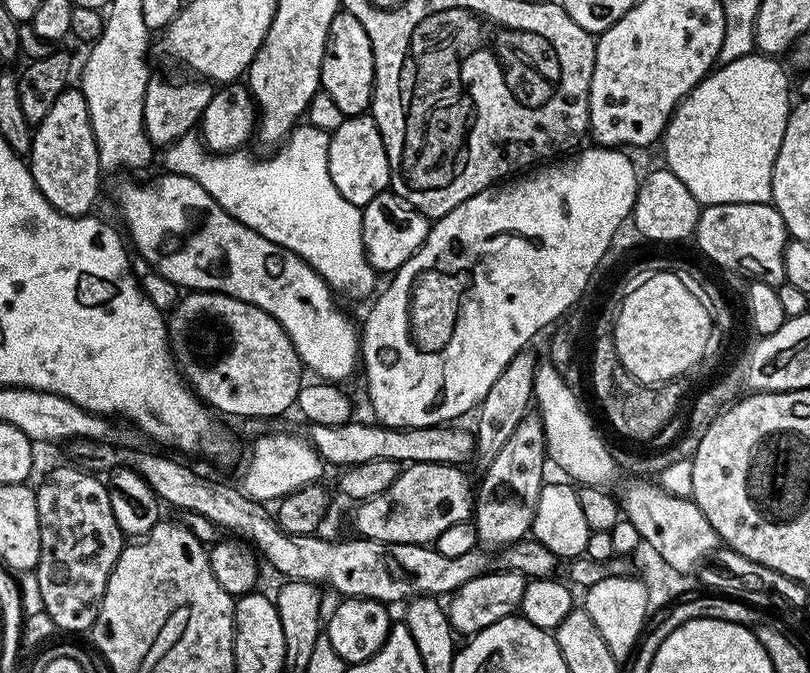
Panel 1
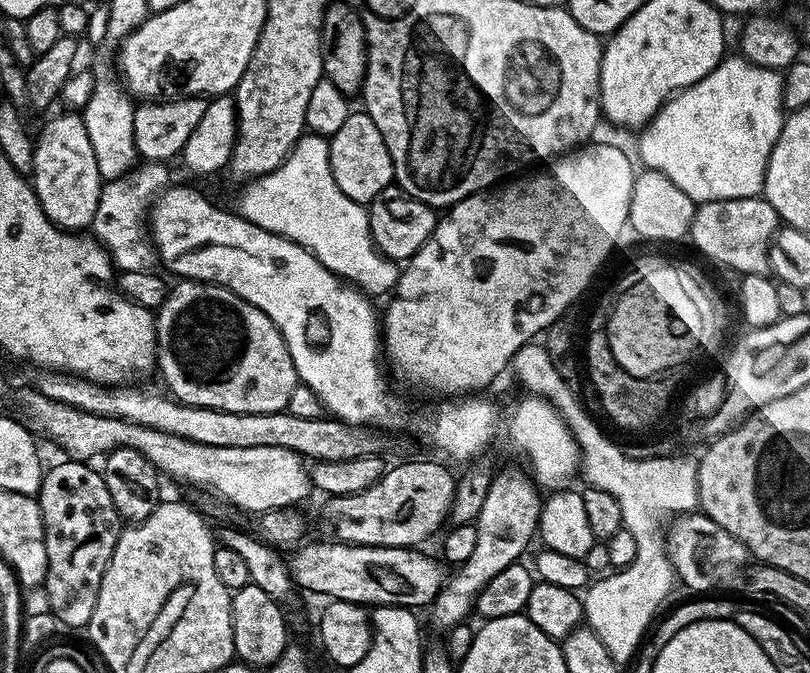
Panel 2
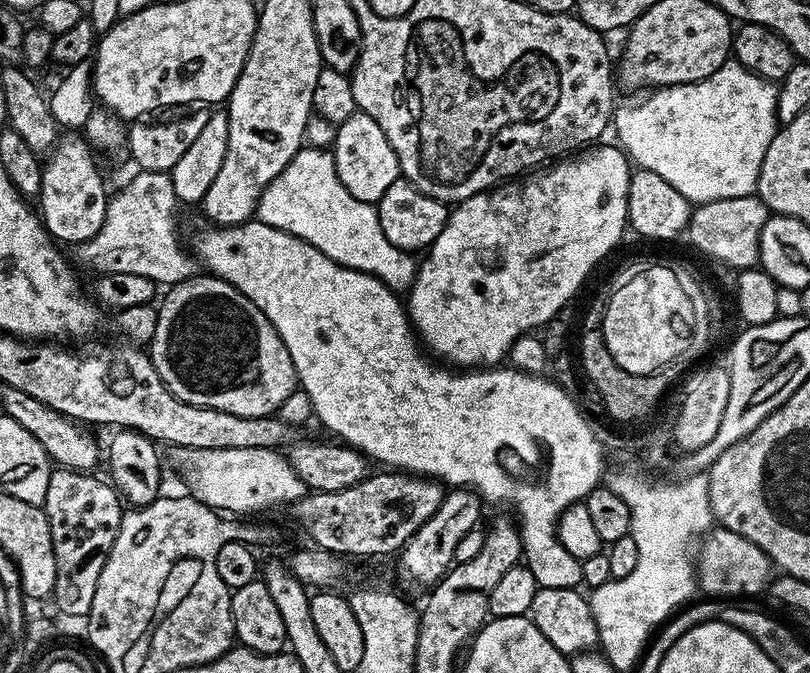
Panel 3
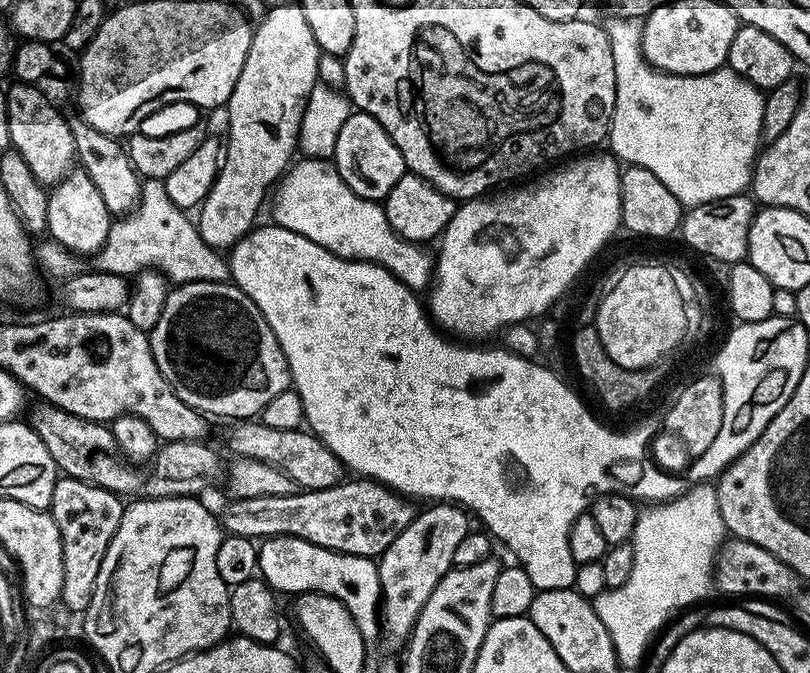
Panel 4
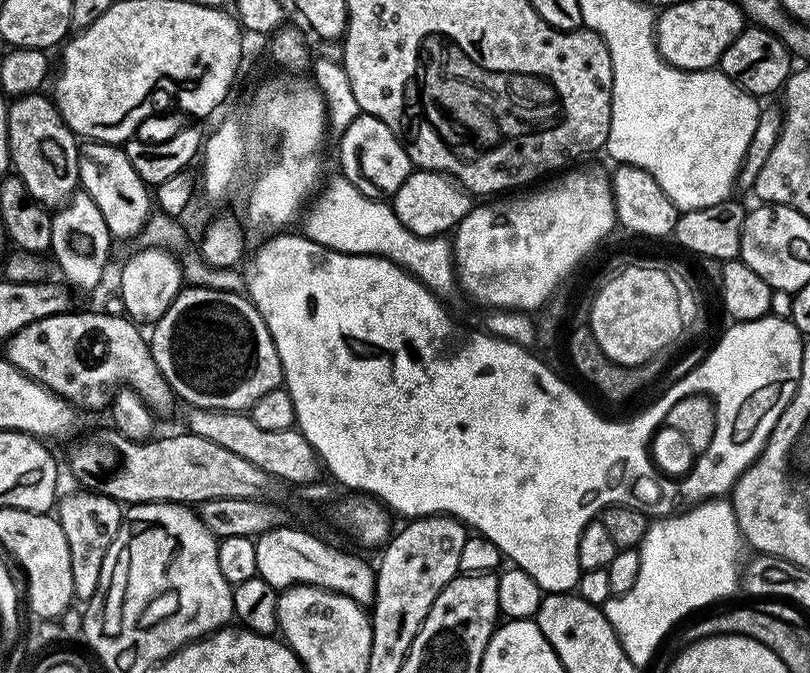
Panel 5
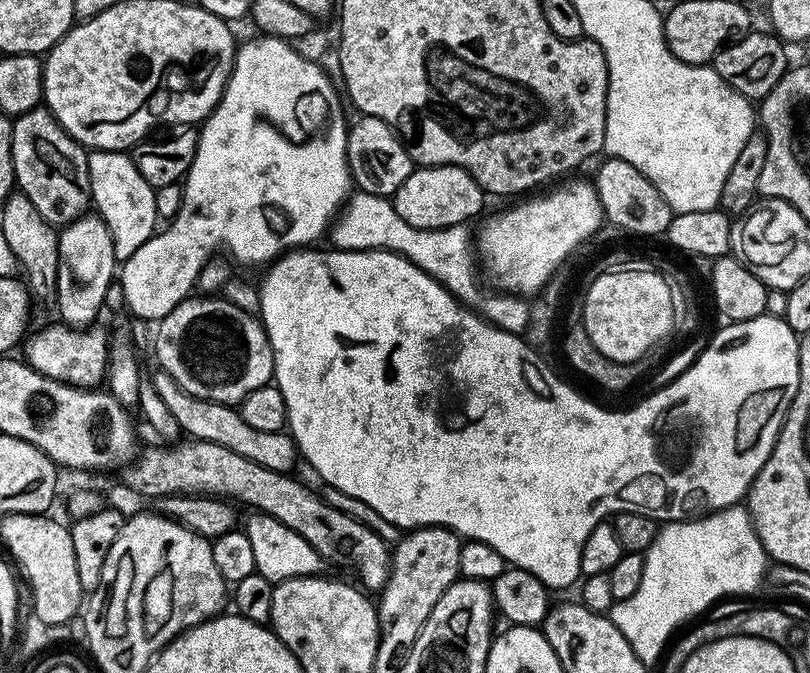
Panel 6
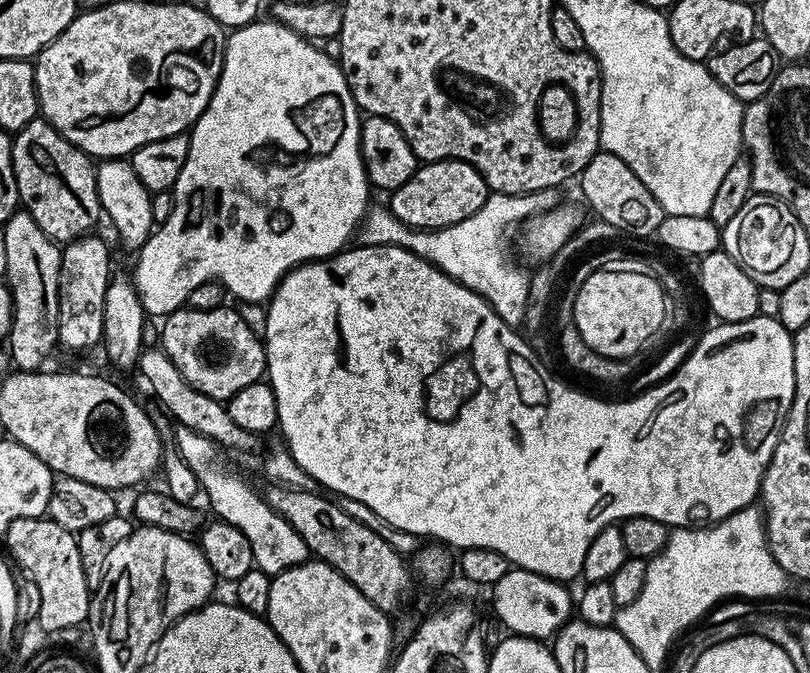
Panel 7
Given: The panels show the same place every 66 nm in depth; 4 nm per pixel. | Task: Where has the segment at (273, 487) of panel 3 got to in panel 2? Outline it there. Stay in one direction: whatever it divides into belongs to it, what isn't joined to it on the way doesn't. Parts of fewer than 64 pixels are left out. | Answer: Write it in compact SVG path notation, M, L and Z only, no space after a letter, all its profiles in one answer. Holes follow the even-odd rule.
M35 390L22 393L20 404L24 407L27 427L36 434L45 432L64 451L65 457L88 462L93 459L91 456L104 458L119 448L133 448L165 477L174 476L188 484L197 484L200 490L215 494L221 501L229 500L246 512L259 514L271 508L300 506L314 492L305 461L294 450L282 450L282 446L206 446L117 416L103 416L66 402L54 402Z

